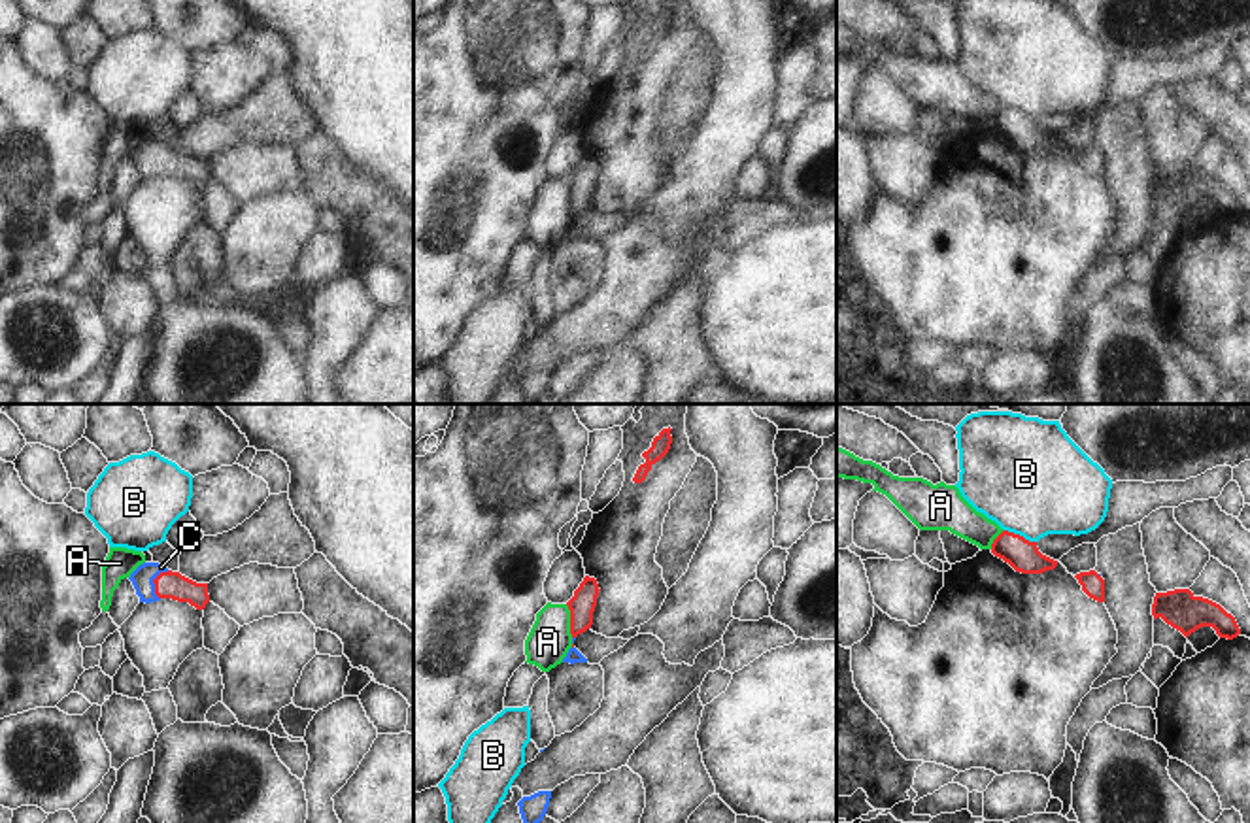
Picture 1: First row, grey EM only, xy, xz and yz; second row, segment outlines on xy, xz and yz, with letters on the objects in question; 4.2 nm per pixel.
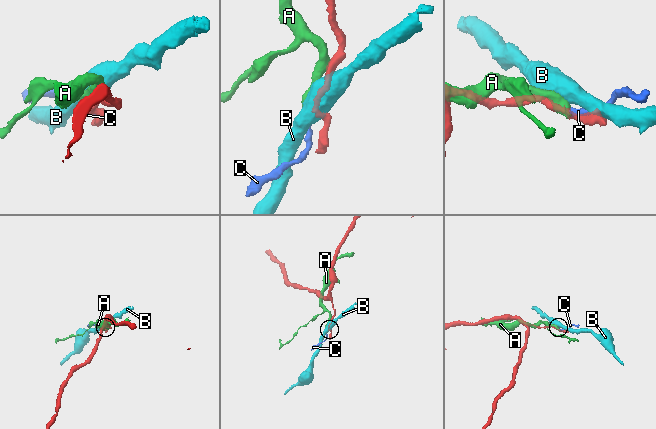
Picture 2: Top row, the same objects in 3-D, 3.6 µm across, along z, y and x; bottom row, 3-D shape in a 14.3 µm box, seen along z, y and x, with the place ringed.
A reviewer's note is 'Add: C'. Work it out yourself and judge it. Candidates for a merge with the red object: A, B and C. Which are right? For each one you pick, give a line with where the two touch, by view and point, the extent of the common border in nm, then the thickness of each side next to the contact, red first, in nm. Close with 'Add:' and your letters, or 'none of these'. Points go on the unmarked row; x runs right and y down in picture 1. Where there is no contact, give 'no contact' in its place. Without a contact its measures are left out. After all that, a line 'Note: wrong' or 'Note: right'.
C: meets red in xy at (153, 159); contact 130 nm long; 120 nm thick on the red side, 100 nm on the other
Add: C
Note: right

